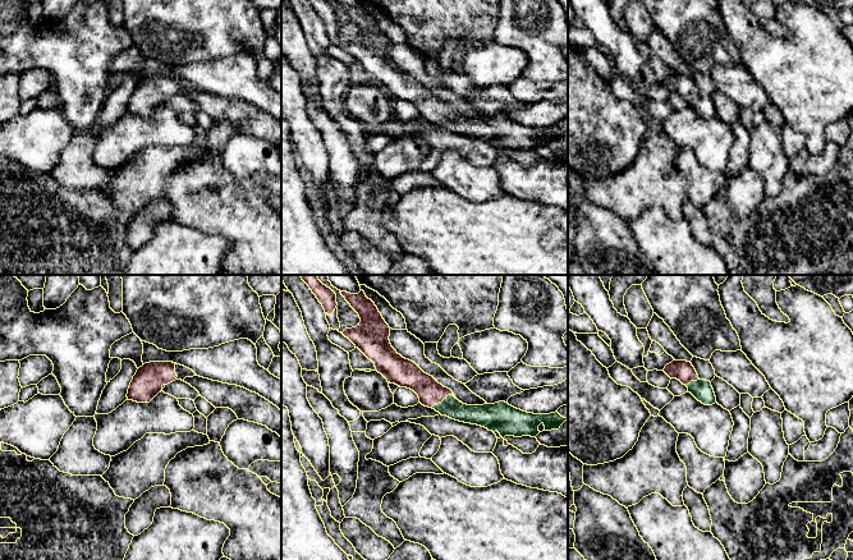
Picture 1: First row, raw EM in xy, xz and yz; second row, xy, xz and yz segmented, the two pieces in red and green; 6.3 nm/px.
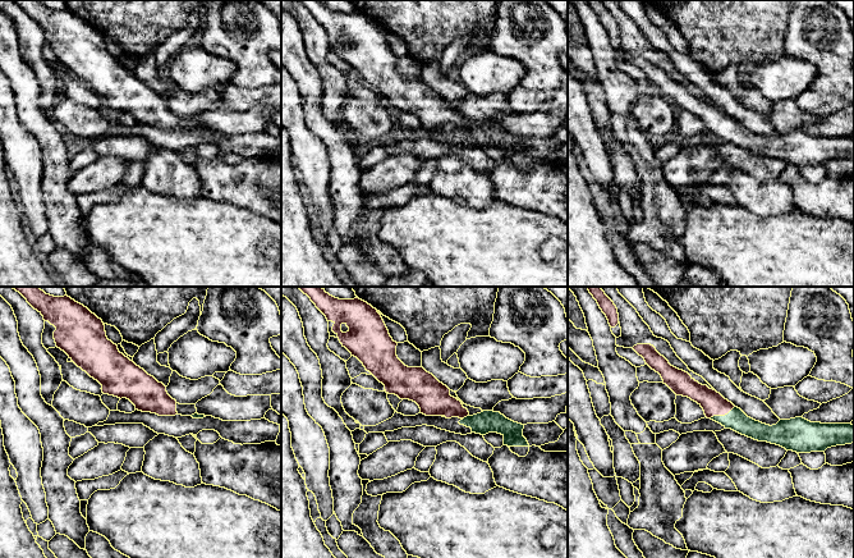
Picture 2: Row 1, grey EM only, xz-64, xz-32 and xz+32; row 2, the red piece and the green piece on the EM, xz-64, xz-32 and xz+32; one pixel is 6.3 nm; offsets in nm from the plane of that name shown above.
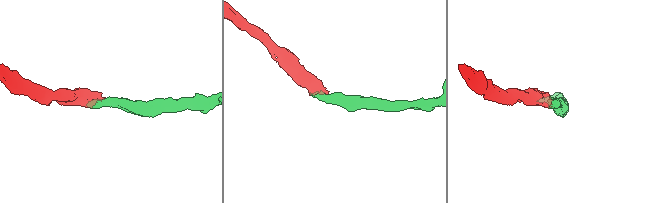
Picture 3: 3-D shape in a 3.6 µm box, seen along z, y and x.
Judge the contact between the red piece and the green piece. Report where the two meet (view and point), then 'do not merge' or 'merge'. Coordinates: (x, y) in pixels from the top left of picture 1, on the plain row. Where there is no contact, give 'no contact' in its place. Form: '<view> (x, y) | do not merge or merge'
xz (443, 113) | merge

